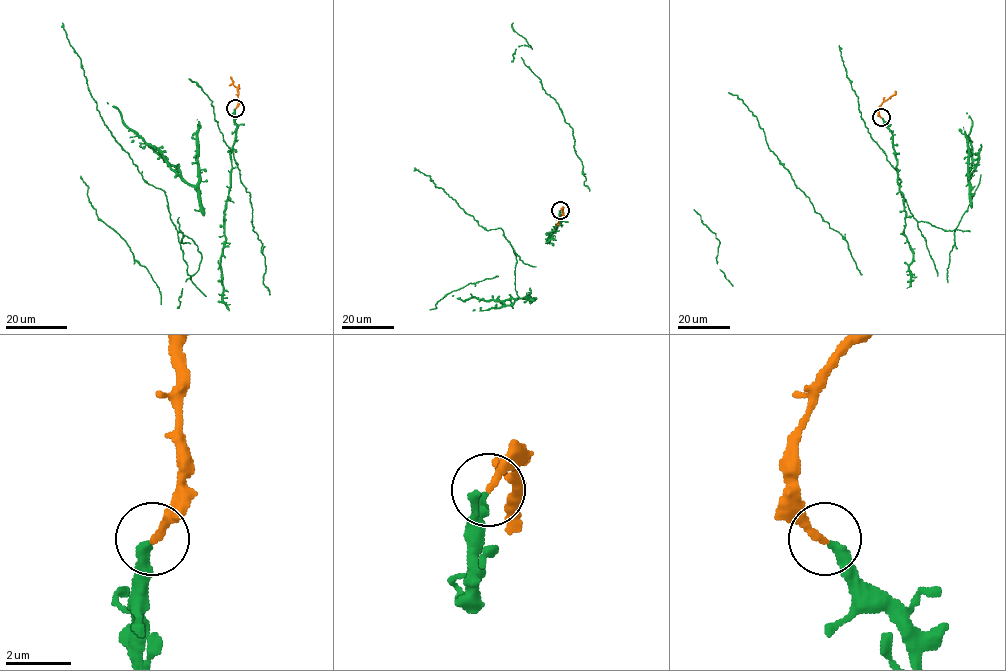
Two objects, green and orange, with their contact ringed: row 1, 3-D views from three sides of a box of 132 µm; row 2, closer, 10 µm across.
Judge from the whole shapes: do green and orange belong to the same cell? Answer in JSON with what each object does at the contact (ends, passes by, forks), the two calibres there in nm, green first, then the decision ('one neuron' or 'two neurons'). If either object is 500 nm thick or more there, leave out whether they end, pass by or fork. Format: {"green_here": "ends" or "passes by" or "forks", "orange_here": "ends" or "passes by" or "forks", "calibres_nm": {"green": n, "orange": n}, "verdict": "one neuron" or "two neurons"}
{"green_here": "ends", "orange_here": "ends", "calibres_nm": {"green": 360, "orange": 240}, "verdict": "one neuron"}

